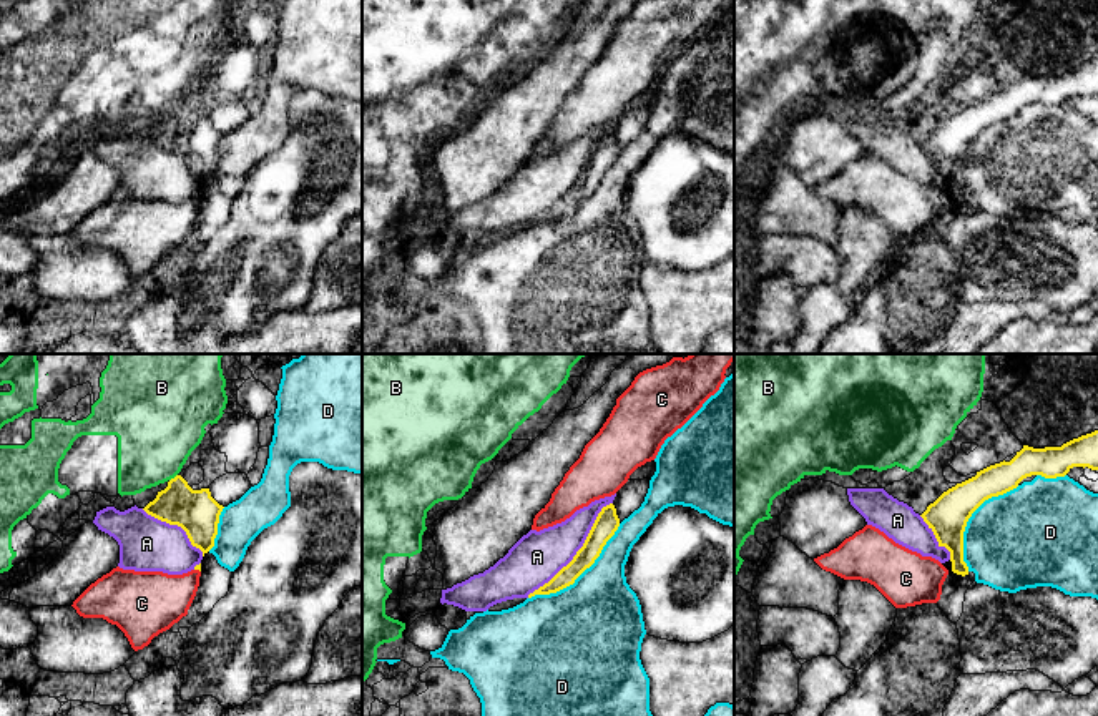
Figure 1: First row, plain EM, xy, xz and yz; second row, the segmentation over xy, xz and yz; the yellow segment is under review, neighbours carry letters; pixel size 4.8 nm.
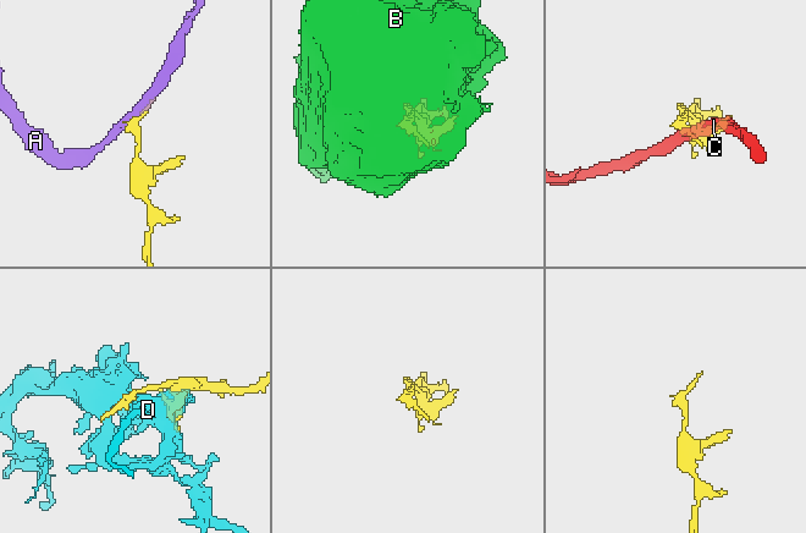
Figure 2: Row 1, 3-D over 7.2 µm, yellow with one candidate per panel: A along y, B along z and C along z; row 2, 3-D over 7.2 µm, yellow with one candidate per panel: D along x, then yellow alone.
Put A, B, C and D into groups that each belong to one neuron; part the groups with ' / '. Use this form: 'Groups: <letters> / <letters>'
Groups: A / B / C / D

